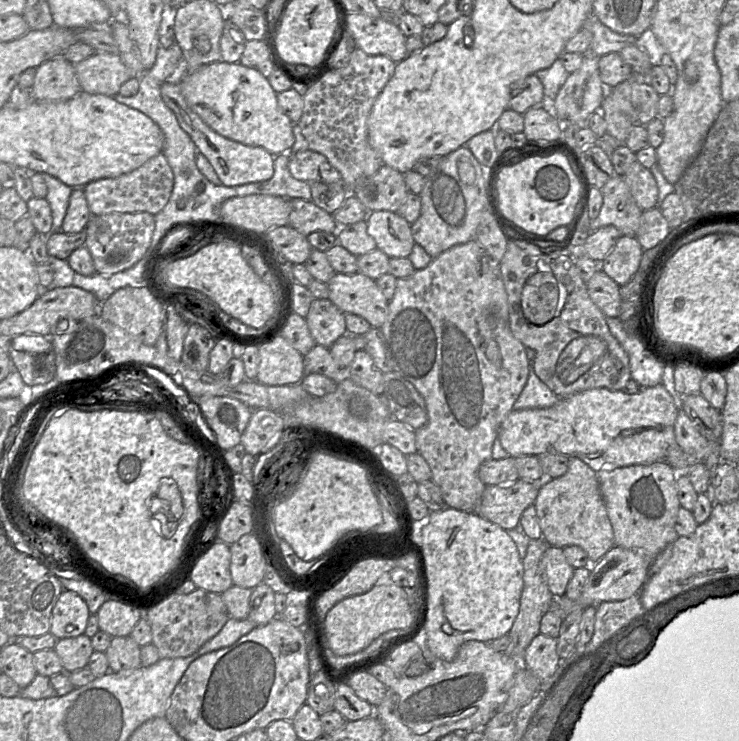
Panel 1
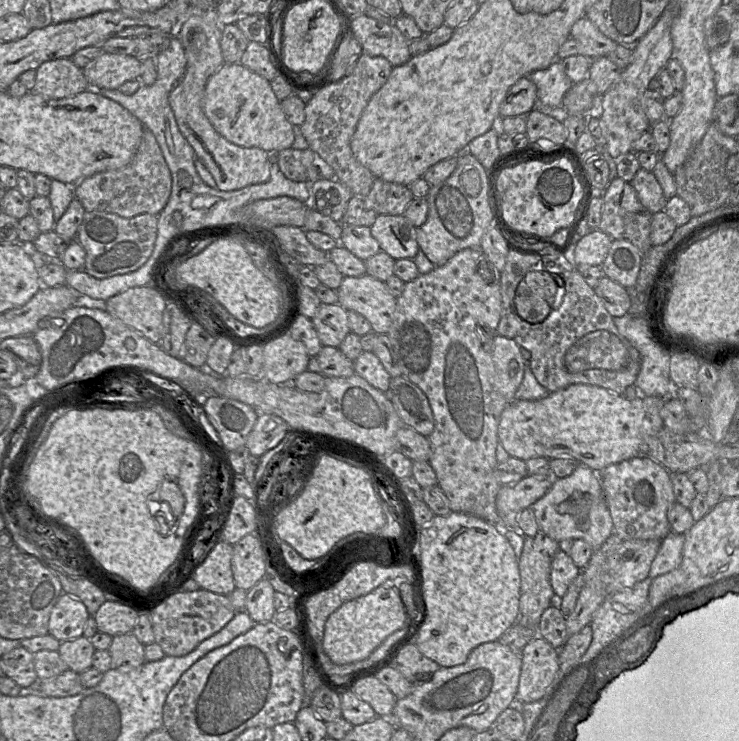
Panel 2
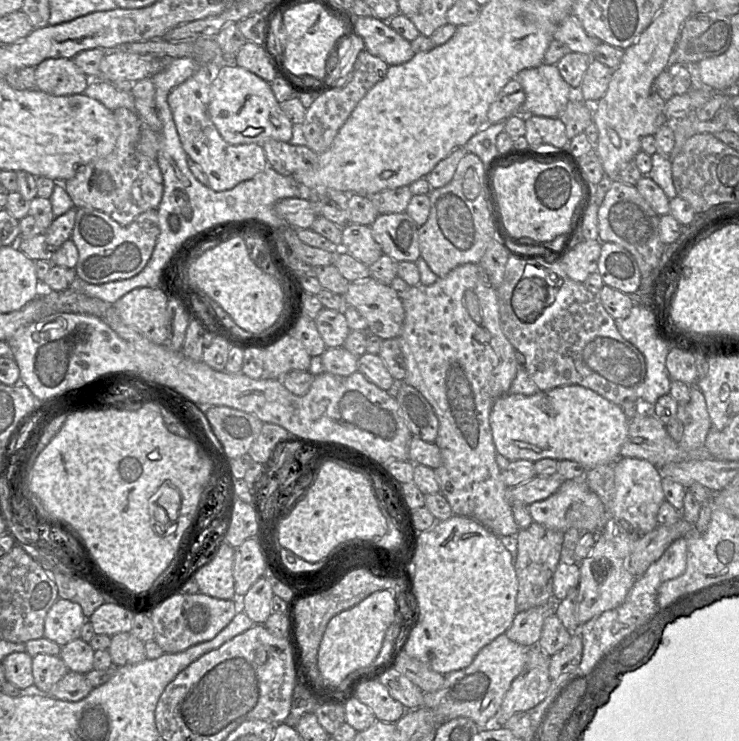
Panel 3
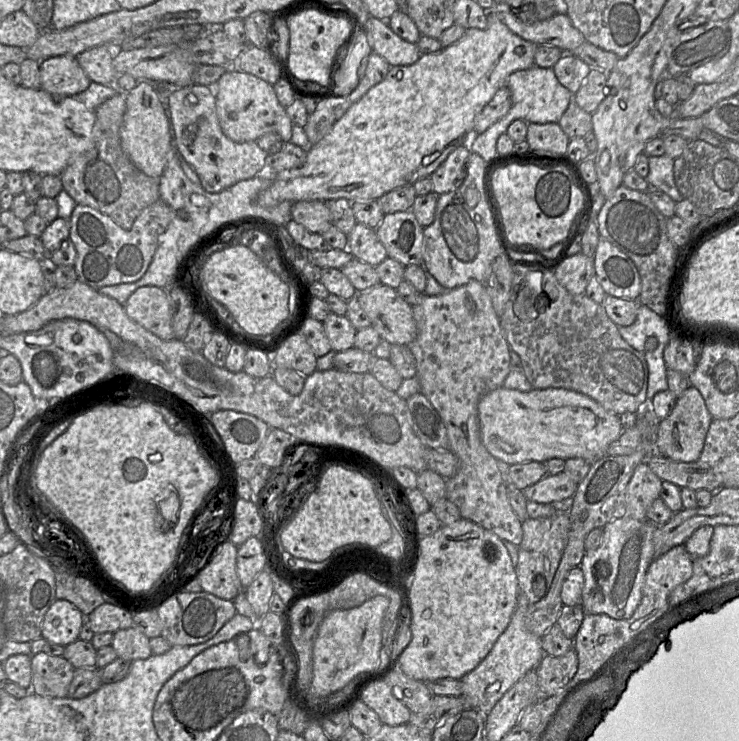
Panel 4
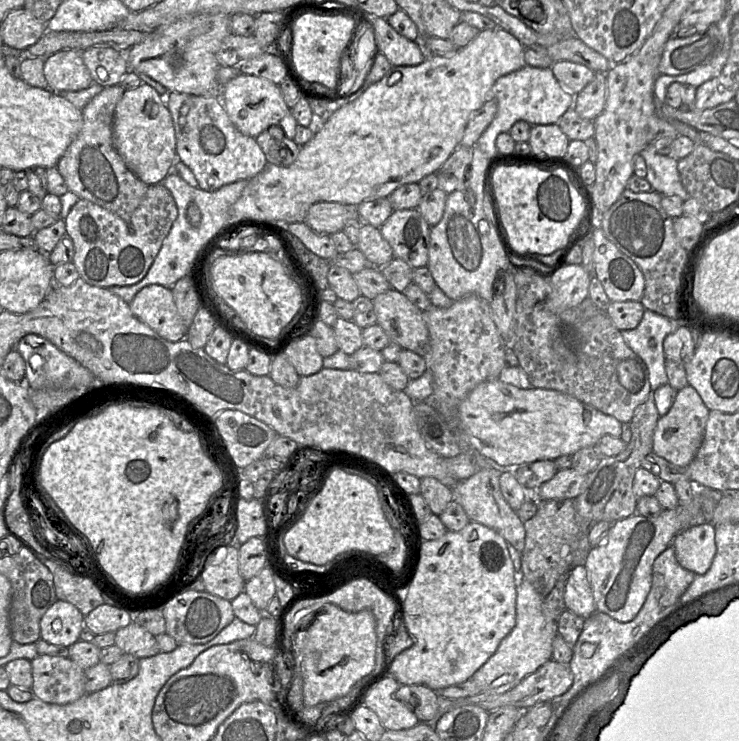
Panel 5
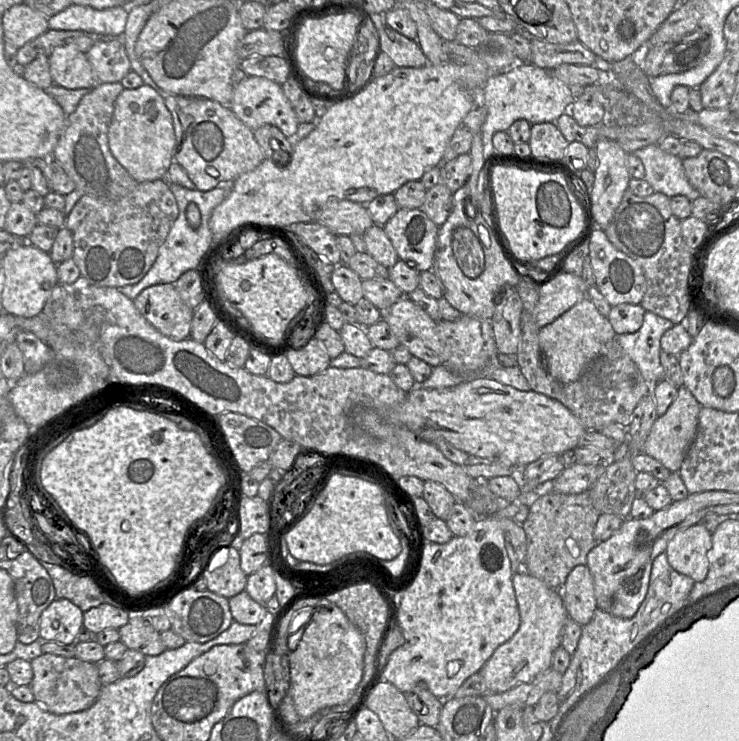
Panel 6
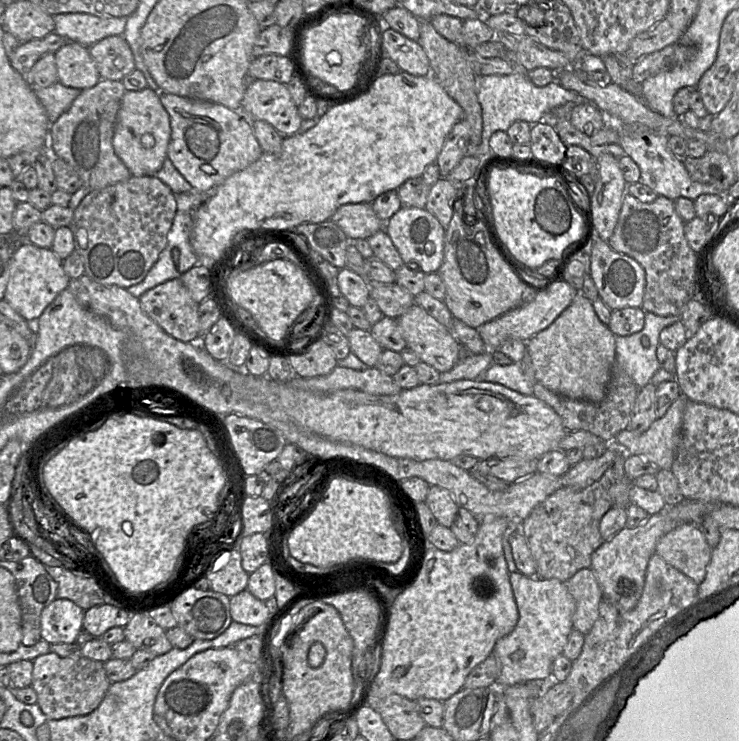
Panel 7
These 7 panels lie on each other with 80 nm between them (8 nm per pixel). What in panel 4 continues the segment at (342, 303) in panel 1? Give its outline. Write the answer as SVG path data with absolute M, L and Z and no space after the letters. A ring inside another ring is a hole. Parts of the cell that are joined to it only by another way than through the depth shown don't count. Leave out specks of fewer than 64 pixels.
M382 283L357 292L358 301L382 340L391 344L409 345L417 336L412 306L400 297L396 289Z

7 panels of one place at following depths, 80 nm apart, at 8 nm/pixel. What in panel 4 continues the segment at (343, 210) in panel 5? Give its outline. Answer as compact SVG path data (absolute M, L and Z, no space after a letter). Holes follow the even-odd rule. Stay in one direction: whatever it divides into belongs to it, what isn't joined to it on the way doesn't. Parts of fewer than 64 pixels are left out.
M299 201L291 207L291 218L313 233L324 233L332 226L332 218L325 201Z

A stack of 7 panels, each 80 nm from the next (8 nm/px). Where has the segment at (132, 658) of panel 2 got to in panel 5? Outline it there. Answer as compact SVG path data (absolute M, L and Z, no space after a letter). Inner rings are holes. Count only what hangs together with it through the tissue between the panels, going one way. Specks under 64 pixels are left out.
M133 620L115 632L115 644L123 653L139 659L154 656L160 652L155 636Z

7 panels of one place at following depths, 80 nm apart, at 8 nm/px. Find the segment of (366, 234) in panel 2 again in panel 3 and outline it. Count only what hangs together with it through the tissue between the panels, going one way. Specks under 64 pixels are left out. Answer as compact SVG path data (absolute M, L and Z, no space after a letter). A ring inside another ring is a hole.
M355 223L342 228L341 249L368 267L383 255L381 246L372 236L370 226Z

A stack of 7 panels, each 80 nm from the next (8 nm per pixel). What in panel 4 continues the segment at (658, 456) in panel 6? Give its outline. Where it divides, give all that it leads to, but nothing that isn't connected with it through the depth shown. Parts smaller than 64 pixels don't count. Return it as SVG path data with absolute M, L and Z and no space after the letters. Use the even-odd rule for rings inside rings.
M690 385L677 398L671 413L658 424L655 453L679 462L695 462L699 459L707 431L713 420L700 391Z

